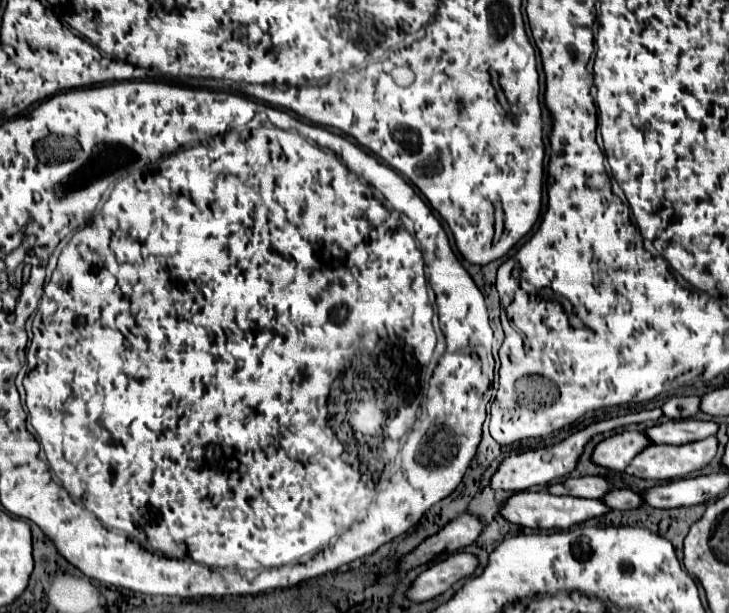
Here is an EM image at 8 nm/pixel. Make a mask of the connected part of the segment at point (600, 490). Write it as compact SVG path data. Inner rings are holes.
M567 477L561 483L553 483L547 487L551 495L571 495L581 499L601 499L611 485L603 477Z

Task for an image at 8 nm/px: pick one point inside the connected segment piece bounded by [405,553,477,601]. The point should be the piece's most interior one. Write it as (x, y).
(439, 577)

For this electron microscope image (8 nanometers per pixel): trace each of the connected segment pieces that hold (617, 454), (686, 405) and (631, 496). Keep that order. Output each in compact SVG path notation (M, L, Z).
M621 431L597 443L591 453L591 461L611 471L623 471L635 453L643 451L649 443L651 441L647 441L647 437L639 431Z
M671 397L661 407L667 419L689 419L699 413L699 397Z
M611 489L607 499L603 499L603 503L609 509L635 509L635 507L643 505L639 501L639 493L635 493L631 489Z

